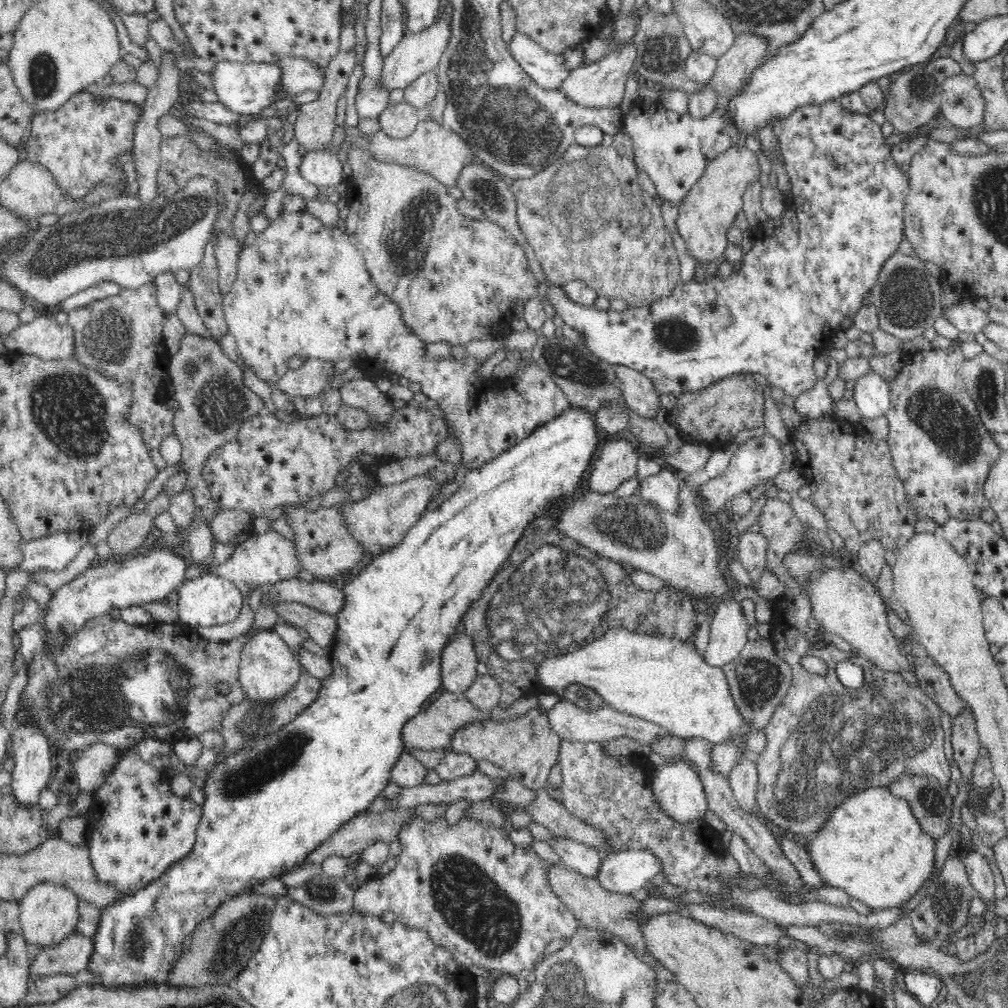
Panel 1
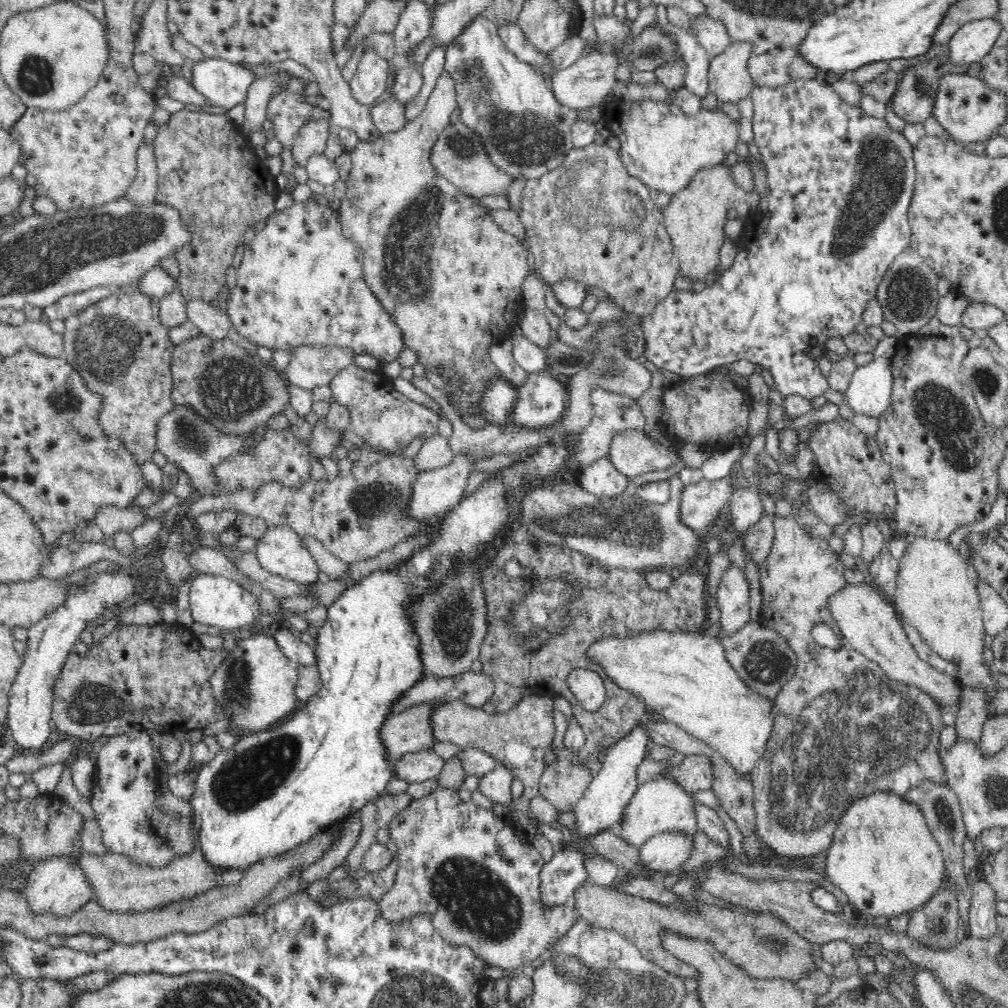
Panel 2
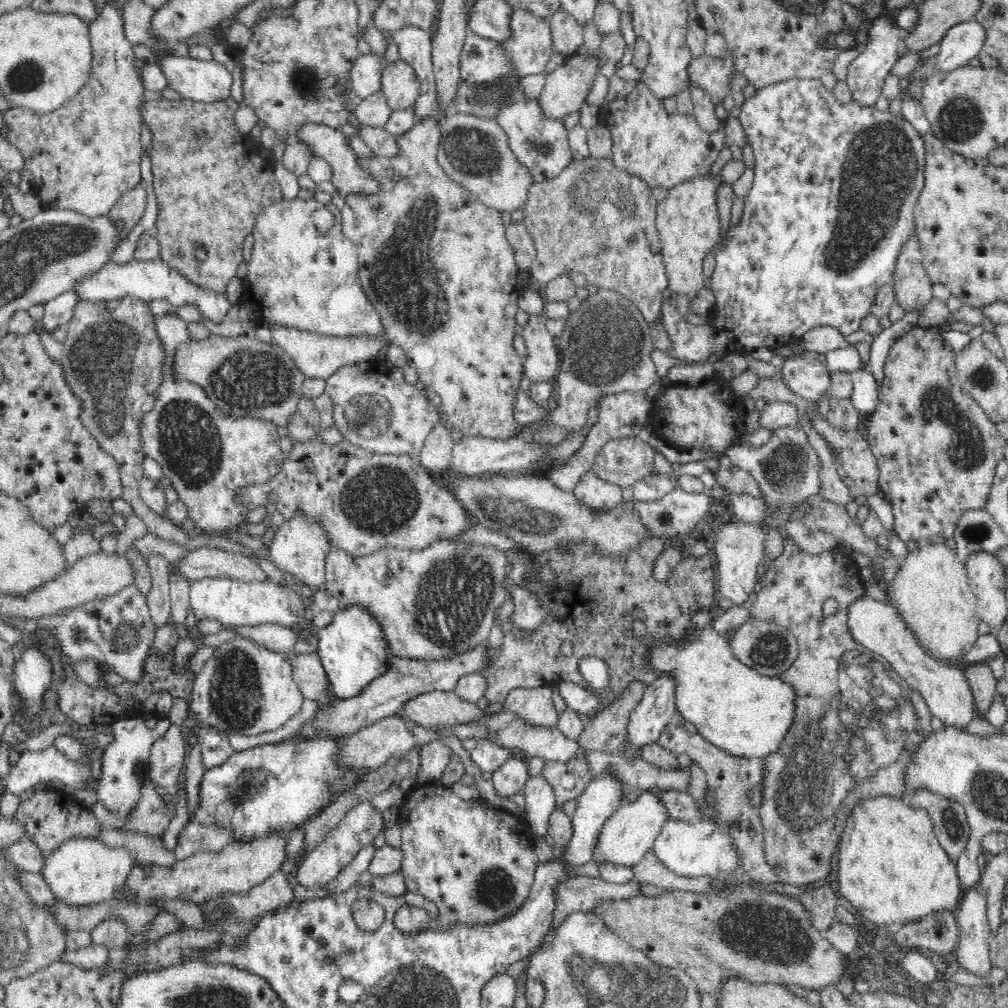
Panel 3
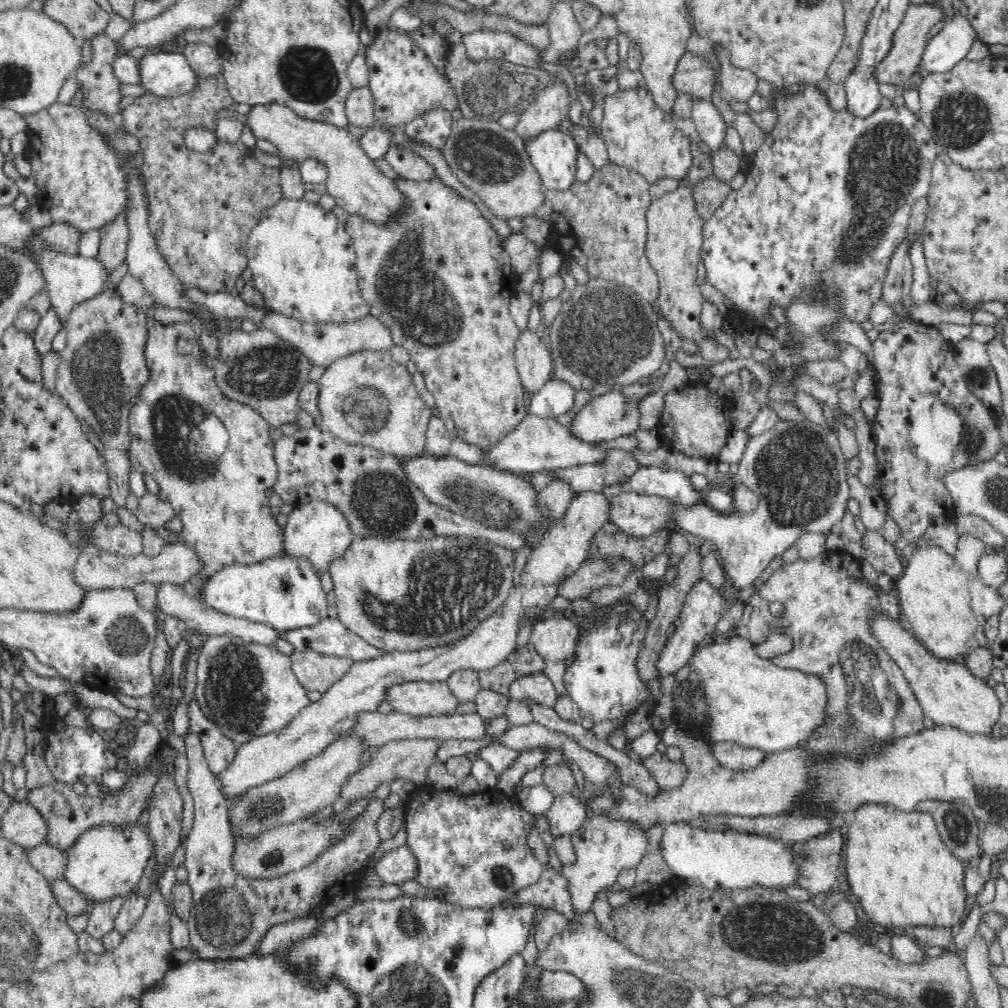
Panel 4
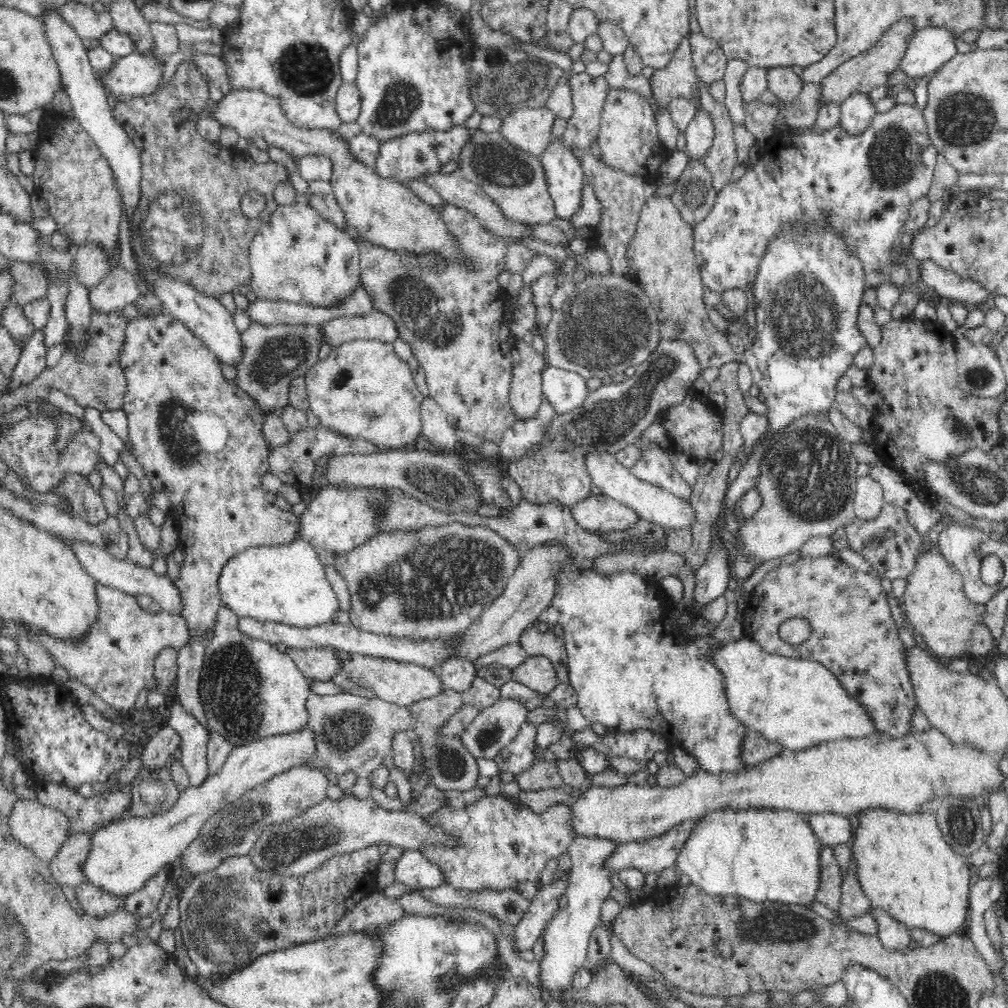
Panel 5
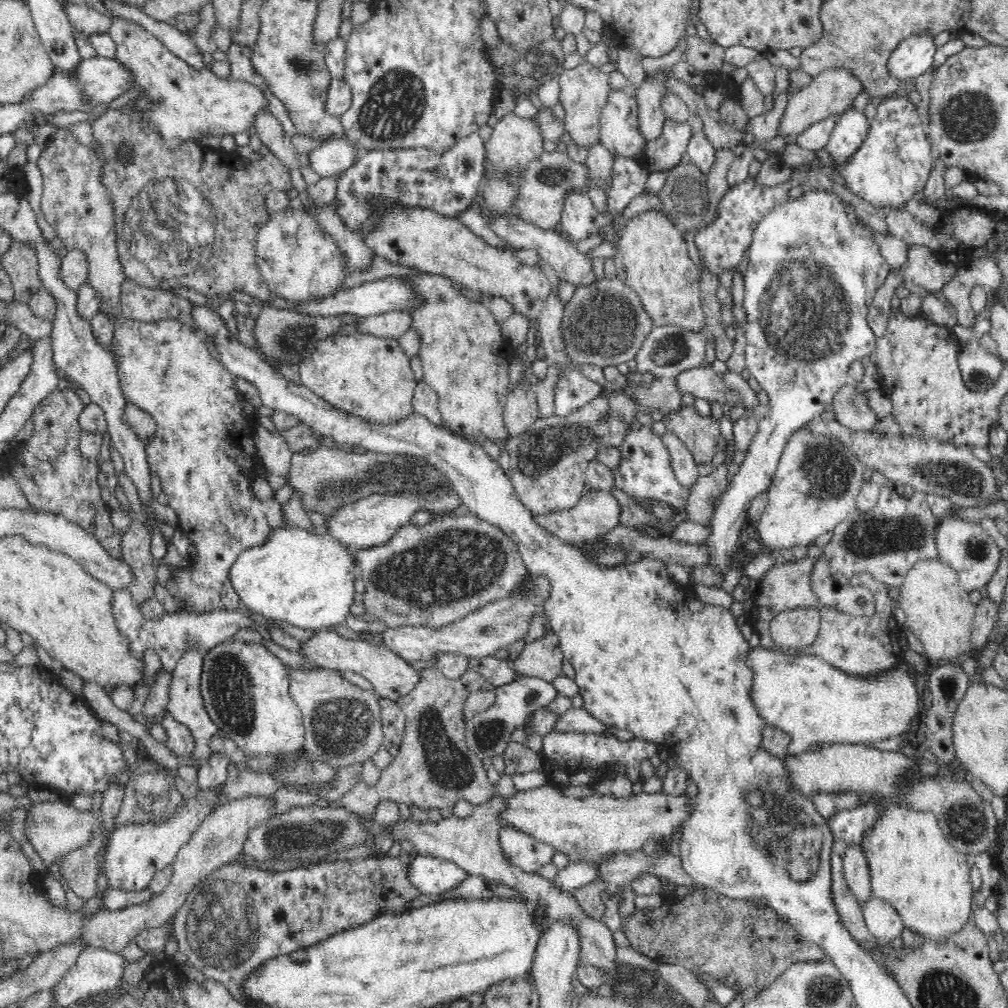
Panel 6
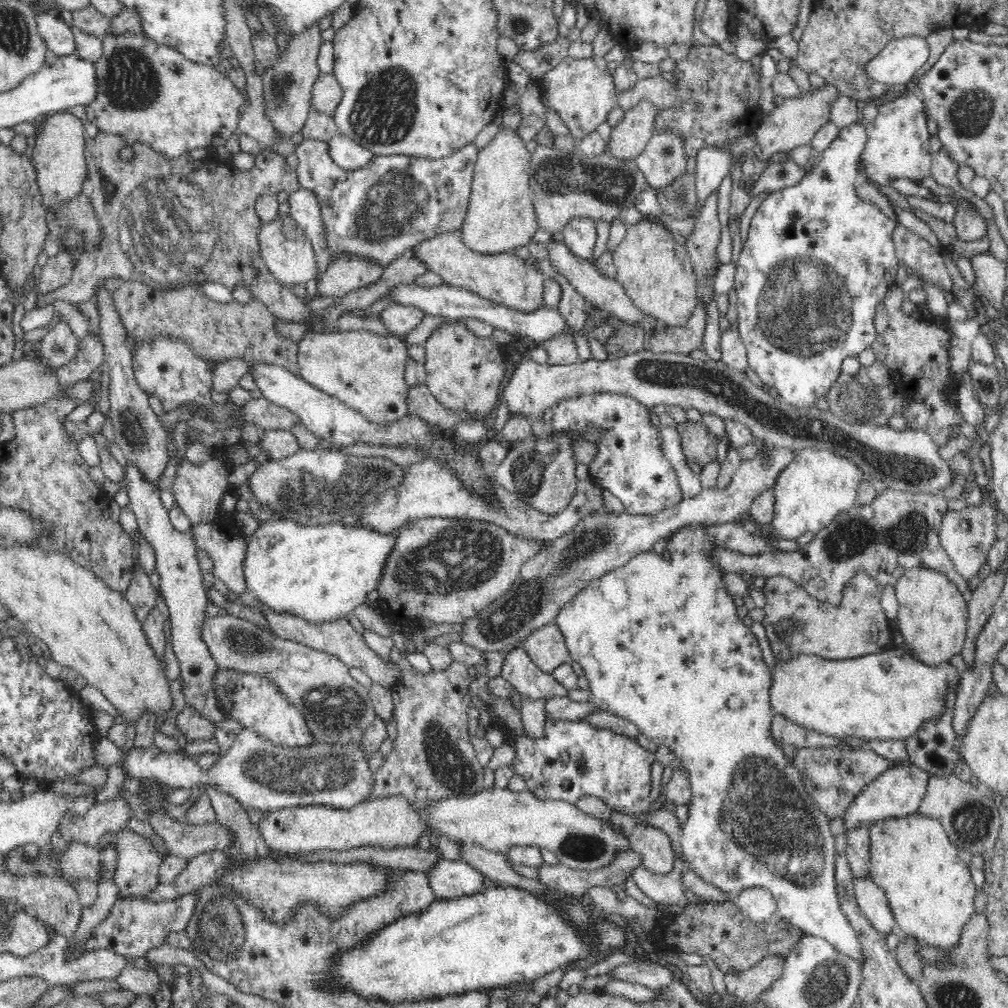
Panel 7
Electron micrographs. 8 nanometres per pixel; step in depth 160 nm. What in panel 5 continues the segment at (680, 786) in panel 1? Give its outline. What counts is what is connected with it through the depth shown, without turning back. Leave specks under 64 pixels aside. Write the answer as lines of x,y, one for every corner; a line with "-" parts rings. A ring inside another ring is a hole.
576,835
573,843
569,846
567,852
571,856
571,869
569,870
569,878
565,888
568,901
565,909
556,911
545,930
546,954
544,954
544,959
539,964
540,980
543,988
562,990
562,988
570,987
575,972
584,967
587,948
589,947
590,939
593,938
593,930
600,921
603,900
610,897
610,891
613,888
611,882
612,871
608,869
608,865
605,862
617,851
618,847
620,847
620,842
617,842
617,840
610,840
601,836
584,835

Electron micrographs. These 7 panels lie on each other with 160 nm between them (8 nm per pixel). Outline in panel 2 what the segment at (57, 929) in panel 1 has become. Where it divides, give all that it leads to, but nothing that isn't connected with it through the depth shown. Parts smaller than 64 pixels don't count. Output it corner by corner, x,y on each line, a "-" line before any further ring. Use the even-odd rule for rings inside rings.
58,855
43,859
36,865
27,882
28,885
22,890
22,894
28,903
28,907
30,907
30,911
32,911
32,915
36,918
42,915
70,917
88,901
92,901
92,889
87,884
79,866
70,863
70,857
66,859
63,855

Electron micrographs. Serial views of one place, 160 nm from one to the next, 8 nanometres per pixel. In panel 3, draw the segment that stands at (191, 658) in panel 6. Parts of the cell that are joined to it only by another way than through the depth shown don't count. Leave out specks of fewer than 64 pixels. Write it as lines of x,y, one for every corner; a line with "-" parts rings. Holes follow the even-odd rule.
369,803
354,806
327,834
324,842
310,851
299,864
298,885
303,887
324,887
338,876
338,873
356,856
360,848
373,842
376,834
383,830
383,814
379,814

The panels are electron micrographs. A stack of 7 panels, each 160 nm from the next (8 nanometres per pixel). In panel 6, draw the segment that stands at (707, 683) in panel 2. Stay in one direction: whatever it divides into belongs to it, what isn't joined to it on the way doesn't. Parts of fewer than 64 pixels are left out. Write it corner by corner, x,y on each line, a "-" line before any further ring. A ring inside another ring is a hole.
760,646
748,648
746,656
744,656
744,663
750,667
752,671
752,680
750,680
750,699
752,699
752,706
756,709
756,713
766,721
768,727
776,727
779,731
784,732
787,736
790,736
791,742
788,746
788,754
798,755
802,751
809,750
809,747
814,745
824,745
833,743
863,743
864,745
870,745
871,743
878,743
884,738
895,738
903,734
908,724
922,714
920,704
920,692
918,691
918,684
914,685
912,677
905,671
904,668
894,667
893,671
888,671
875,679
864,679
864,677
854,677
838,670
836,667
828,664
824,659
814,655
802,655
794,652
784,652
780,649
766,649

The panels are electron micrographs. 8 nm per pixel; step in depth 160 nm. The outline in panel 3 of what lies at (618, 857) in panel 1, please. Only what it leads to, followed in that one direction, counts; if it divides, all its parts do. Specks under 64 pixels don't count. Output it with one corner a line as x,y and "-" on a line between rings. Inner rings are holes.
670,817
663,825
651,849
663,866
676,875
684,877
716,877
728,879
740,863
736,847
730,835
722,826
702,818
697,823
689,823

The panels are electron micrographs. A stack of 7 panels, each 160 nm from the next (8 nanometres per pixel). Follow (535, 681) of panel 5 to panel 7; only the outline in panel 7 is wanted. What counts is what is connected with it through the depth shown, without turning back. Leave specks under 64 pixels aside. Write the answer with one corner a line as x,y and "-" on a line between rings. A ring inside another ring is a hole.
550,622
532,631
522,644
526,654
538,668
548,674
564,663
571,664
570,653
566,650
558,625

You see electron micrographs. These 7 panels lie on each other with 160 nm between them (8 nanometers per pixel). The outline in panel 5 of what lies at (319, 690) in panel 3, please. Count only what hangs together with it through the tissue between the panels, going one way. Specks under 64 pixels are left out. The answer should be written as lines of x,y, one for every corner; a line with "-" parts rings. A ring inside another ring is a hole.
289,647
287,652
308,682
328,682
342,674
341,658
332,648
297,649

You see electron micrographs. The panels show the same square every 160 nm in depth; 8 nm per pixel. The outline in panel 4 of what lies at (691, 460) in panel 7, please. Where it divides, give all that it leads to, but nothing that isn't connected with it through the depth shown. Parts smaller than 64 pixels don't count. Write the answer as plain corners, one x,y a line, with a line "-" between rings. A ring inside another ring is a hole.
704,384
670,391
664,396
664,410
657,424
660,440
664,446
695,459
716,455
722,446
726,446
726,440
734,430
731,423
733,410
736,410
734,399
712,394

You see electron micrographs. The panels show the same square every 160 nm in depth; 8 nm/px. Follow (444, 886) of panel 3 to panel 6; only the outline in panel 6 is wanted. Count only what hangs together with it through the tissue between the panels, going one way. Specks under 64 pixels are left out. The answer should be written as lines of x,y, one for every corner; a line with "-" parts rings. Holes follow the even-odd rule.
503,825
498,832
498,843
502,855
511,866
524,870
528,875
538,874
539,870
552,862
557,849
521,828

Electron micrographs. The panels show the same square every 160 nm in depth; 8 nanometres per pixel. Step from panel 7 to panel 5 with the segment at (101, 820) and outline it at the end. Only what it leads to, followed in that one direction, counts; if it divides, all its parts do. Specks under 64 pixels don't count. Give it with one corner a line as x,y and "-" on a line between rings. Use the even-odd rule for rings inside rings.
18,799
14,804
8,818
8,826
12,837
26,848
32,849
38,858
45,863
50,862
58,848
66,842
69,837
68,819
62,812
54,810
46,805
39,804
35,800

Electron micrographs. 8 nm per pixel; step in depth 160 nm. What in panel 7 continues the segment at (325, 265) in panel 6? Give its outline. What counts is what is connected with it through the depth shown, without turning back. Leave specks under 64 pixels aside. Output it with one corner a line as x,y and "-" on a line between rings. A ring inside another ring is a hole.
278,215
276,219
263,223
259,233
259,247
270,275
283,287
292,290
297,285
306,285
309,281
320,280
320,267
318,267
316,253
308,238
303,234
299,224
291,215

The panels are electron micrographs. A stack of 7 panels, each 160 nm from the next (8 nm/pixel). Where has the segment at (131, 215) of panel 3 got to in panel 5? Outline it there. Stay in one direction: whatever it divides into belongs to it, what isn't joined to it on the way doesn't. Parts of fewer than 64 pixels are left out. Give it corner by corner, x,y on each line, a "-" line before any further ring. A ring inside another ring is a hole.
119,240
108,249
99,243
81,245
76,251
77,280
90,290
104,282
106,275
120,265
121,250

